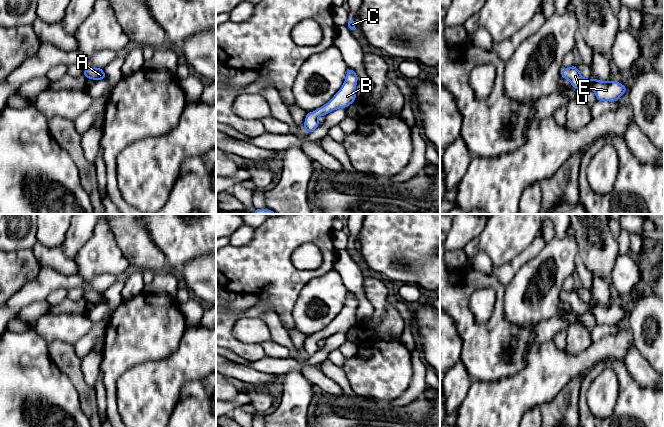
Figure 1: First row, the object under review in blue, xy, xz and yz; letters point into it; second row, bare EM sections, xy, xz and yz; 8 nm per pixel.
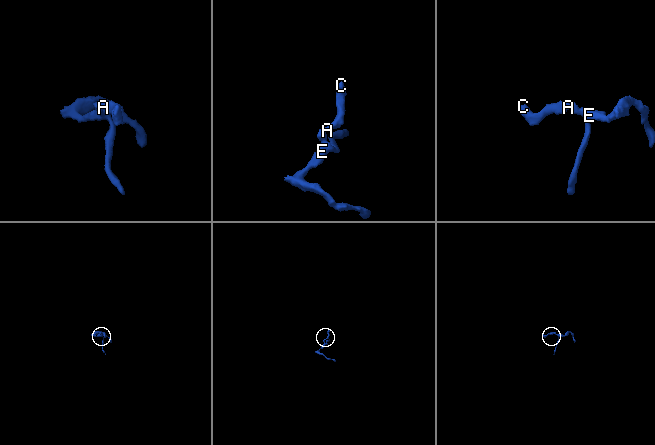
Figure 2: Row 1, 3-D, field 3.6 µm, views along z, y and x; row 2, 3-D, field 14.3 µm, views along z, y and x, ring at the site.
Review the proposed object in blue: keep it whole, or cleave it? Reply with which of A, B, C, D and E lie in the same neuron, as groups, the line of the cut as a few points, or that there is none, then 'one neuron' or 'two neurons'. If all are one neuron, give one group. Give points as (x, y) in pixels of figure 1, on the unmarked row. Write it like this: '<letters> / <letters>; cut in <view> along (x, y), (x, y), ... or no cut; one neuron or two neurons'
A B C D E; no cut; one neuron

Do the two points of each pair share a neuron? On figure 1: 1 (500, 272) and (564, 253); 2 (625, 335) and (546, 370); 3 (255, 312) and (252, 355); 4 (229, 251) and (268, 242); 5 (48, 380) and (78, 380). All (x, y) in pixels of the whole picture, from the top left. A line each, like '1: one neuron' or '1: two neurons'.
1: two neurons
2: one neuron
3: two neurons
4: one neuron
5: two neurons

